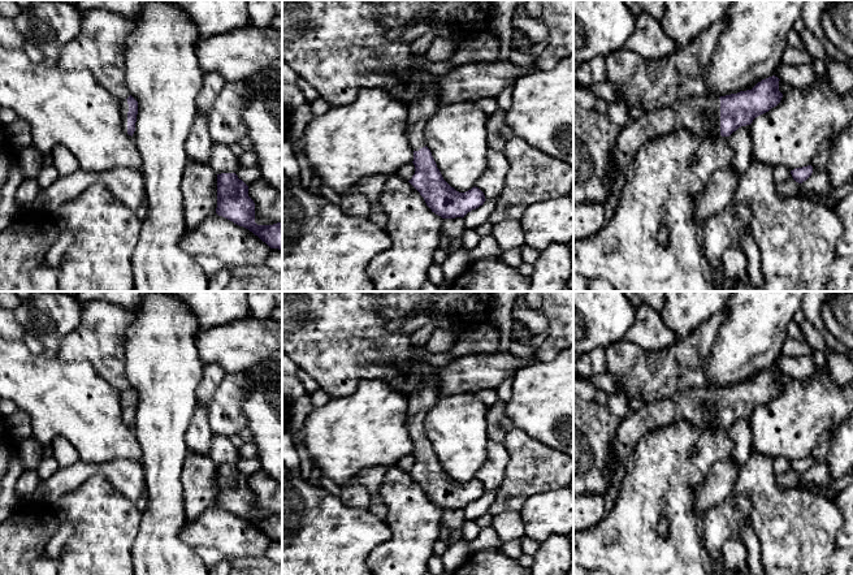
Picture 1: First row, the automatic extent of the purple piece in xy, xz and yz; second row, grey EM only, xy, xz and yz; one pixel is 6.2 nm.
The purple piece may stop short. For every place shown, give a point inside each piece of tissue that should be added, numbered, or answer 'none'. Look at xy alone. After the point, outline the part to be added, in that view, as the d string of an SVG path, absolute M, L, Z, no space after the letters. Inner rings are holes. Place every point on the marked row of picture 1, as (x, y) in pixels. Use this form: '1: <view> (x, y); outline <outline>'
1: xy (124, 106); outline M126 99L120 101L120 108L121 108L122 126L124 126L125 133L127 133L129 104Z

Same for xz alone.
1: xz (425, 104); outline M430 81L420 88L408 109L407 137L412 151L419 151L426 146L424 137L425 126L438 108L438 91L436 82Z

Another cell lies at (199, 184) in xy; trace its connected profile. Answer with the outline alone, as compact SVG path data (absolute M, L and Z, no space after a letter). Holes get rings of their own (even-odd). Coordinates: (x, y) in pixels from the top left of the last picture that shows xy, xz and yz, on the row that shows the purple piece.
M187 160L182 177L185 220L189 229L195 229L217 208L217 174L209 164Z

